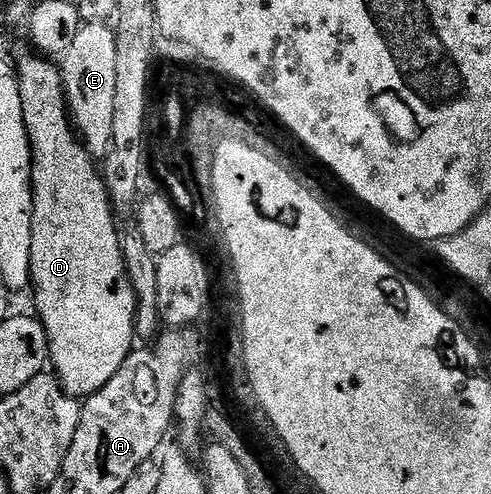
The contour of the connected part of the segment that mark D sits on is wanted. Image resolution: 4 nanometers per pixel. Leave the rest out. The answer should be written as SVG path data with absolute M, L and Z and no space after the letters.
M30 52L21 54L17 60L17 76L25 131L31 144L31 285L35 289L34 312L48 336L50 368L67 393L86 399L92 393L101 391L101 387L109 383L131 354L137 341L135 312L138 311L138 299L126 271L121 229L119 225L115 226L116 206L96 158L83 144L69 116L60 66L38 52Z

